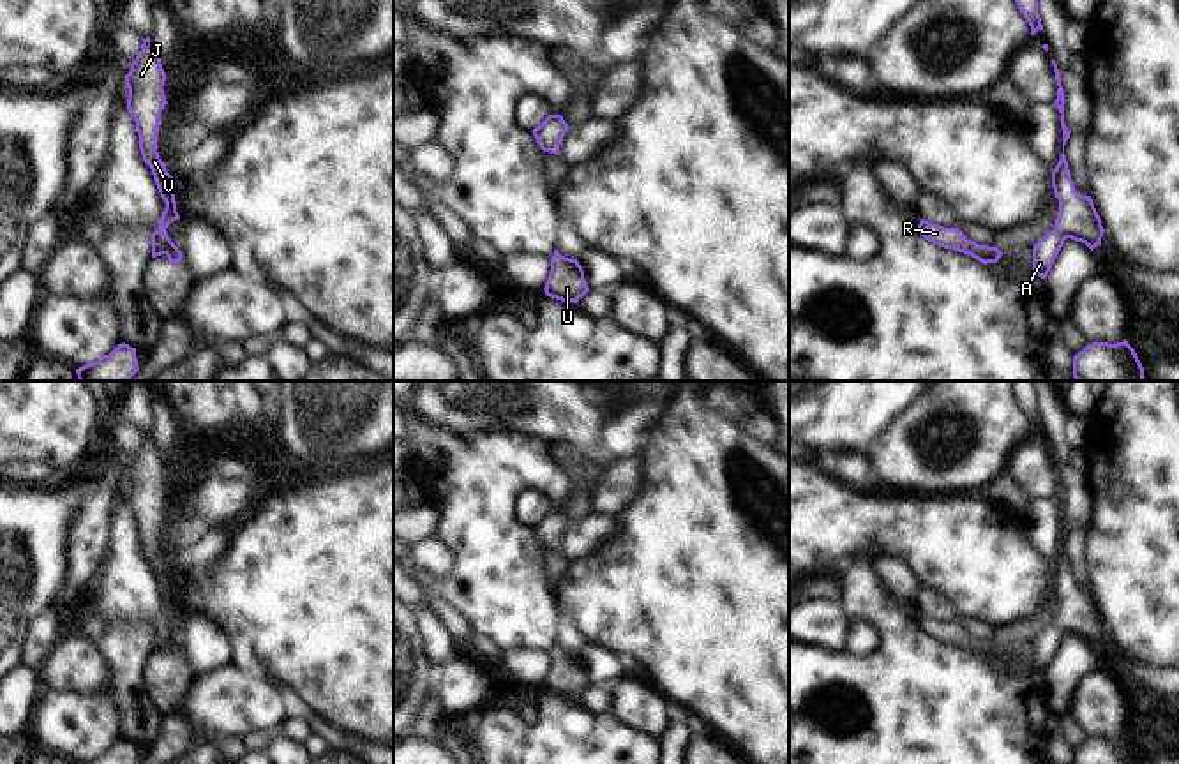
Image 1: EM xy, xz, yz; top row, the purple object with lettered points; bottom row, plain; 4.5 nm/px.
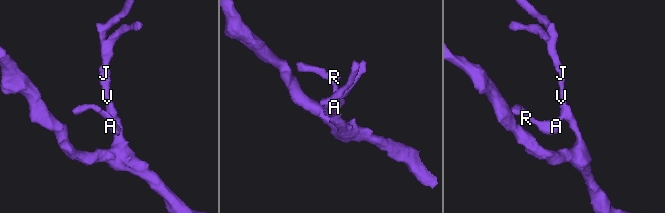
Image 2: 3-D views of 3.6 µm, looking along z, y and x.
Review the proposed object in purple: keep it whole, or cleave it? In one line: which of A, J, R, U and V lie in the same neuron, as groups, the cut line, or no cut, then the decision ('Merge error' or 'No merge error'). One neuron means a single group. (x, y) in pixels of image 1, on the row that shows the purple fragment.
Groups: A J R U V. No split. No merge error

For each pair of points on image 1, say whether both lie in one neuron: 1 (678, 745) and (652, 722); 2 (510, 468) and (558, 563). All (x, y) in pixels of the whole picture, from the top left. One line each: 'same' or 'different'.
1: different
2: different

